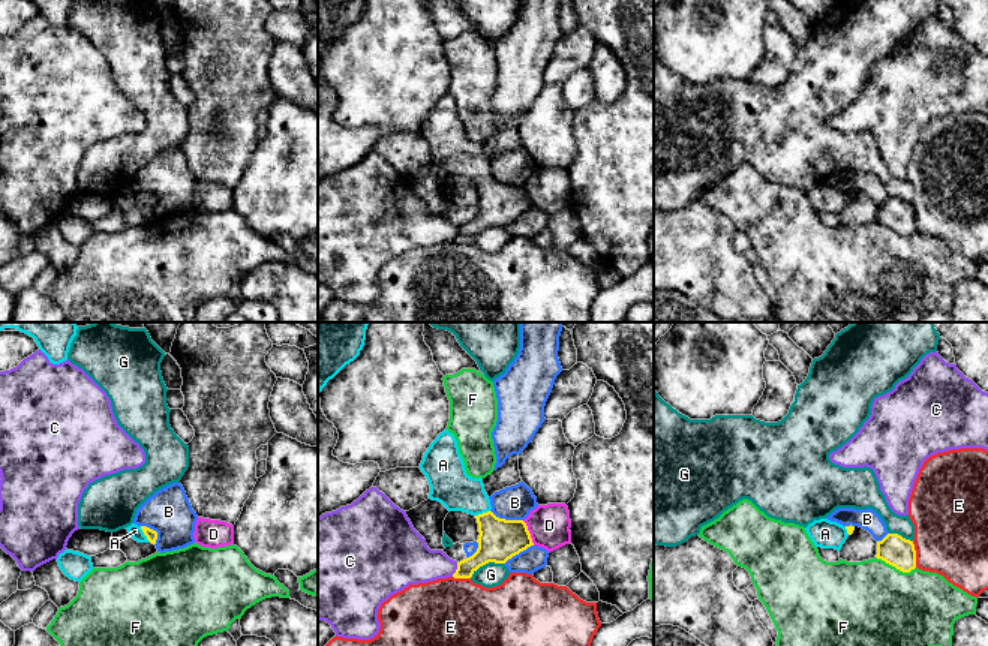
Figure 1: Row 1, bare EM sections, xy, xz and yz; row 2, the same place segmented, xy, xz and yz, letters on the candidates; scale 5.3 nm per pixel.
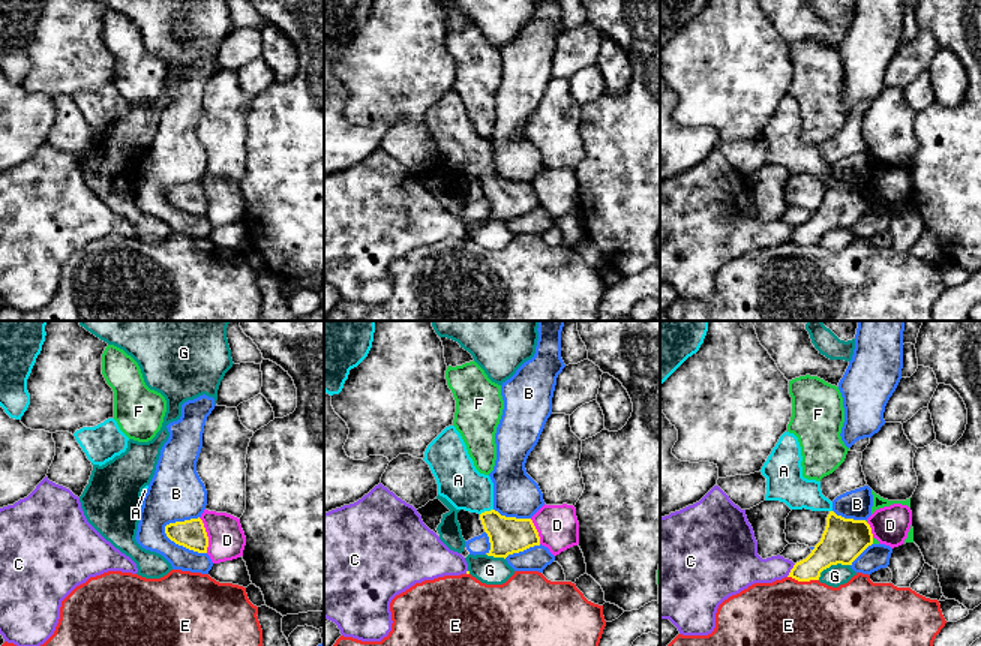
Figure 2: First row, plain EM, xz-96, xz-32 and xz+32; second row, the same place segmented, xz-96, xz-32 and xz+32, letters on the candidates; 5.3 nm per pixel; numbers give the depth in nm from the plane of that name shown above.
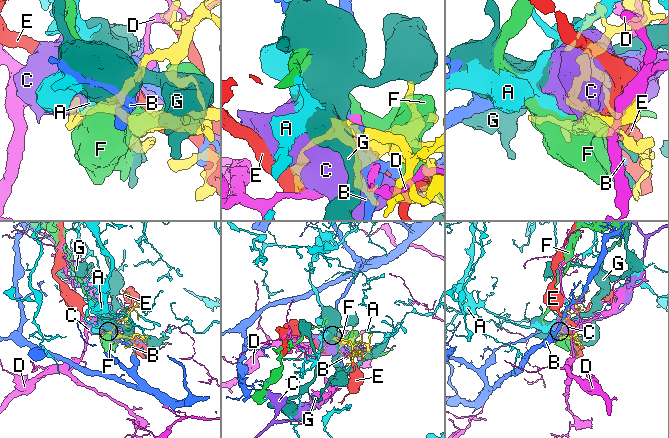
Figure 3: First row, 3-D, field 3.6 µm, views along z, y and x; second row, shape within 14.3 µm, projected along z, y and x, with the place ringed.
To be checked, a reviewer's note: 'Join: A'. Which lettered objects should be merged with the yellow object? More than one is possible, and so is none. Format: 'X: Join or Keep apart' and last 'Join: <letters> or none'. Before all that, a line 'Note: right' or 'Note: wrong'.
Note: right
A: Join
B: Keep apart
C: Keep apart
D: Keep apart
E: Keep apart
F: Keep apart
G: Keep apart
Join: A

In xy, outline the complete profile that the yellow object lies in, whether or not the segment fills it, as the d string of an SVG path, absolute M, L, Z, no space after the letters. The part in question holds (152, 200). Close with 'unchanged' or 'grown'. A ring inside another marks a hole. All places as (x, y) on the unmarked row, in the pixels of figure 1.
M132 187L130 190L126 192L129 199L138 205L138 207L151 207L156 208L157 204L157 196L147 192L147 190L138 190Z; grown

